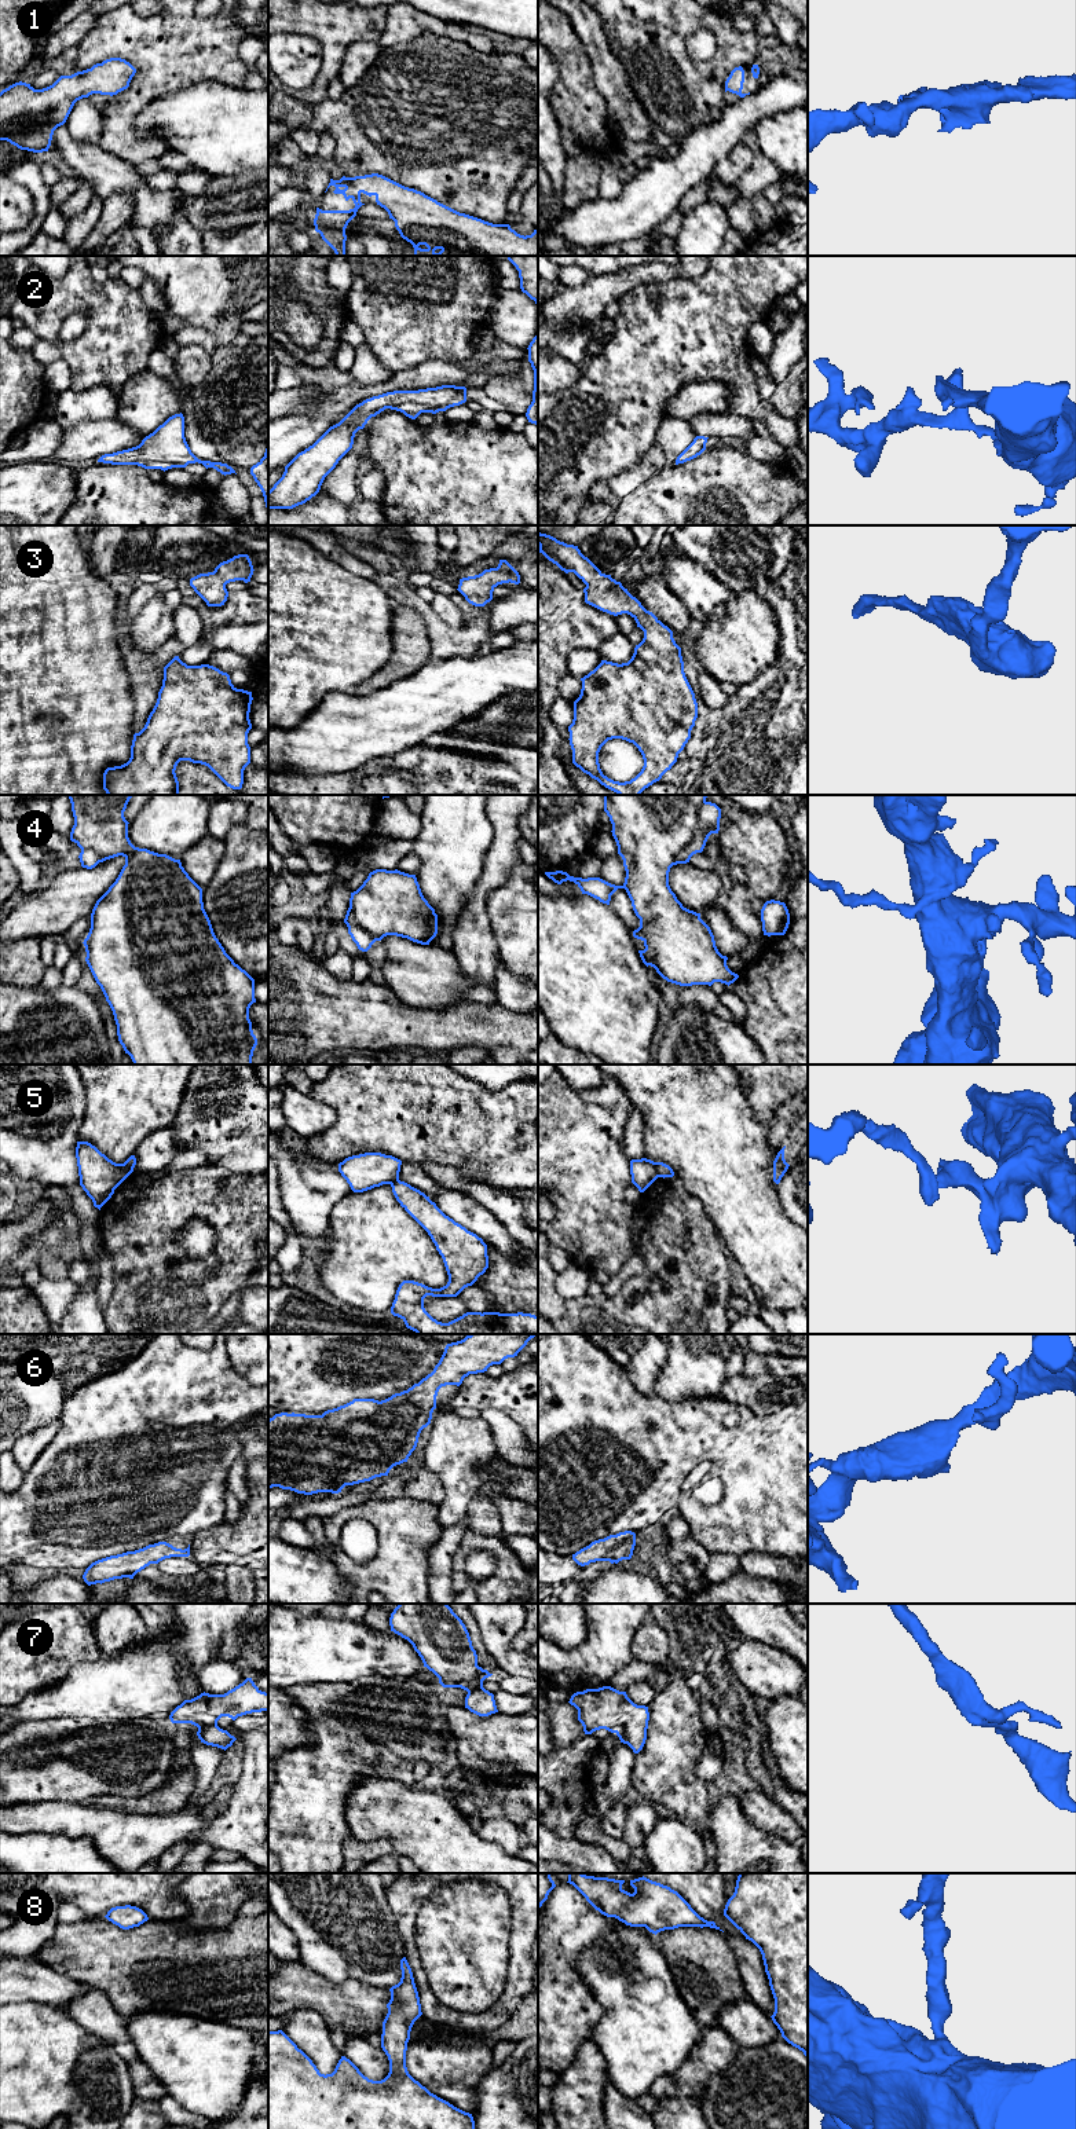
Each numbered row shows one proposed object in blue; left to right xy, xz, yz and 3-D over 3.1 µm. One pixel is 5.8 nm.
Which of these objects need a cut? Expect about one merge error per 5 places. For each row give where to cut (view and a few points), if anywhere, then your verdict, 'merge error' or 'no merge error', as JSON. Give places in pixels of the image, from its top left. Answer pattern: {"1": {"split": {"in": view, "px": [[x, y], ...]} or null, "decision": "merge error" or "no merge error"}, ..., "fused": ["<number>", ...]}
{"1": {"split": null, "decision": "no merge error"}, "2": {"split": null, "decision": "no merge error"}, "3": {"split": null, "decision": "no merge error"}, "4": {"split": null, "decision": "no merge error"}, "5": {"split": {"in": "yz", "px": [[654, 1162], [659, 1176]]}, "decision": "merge error"}, "6": {"split": null, "decision": "no merge error"}, "7": {"split": null, "decision": "no merge error"}, "8": {"split": null, "decision": "no merge error"}, "fused": ["5"]}

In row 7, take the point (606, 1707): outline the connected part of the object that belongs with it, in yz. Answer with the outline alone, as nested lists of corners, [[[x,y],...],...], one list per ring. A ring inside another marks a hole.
[[[611,1686],[586,1689],[574,1693],[568,1703],[578,1710],[585,1734],[605,1729],[615,1733],[634,1754],[643,1749],[649,1721],[648,1707],[634,1704],[626,1692]]]

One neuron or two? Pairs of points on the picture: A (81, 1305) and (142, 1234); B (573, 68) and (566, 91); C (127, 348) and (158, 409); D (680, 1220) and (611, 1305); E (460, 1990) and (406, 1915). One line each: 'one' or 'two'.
A: two
B: one
C: two
D: one
E: two

